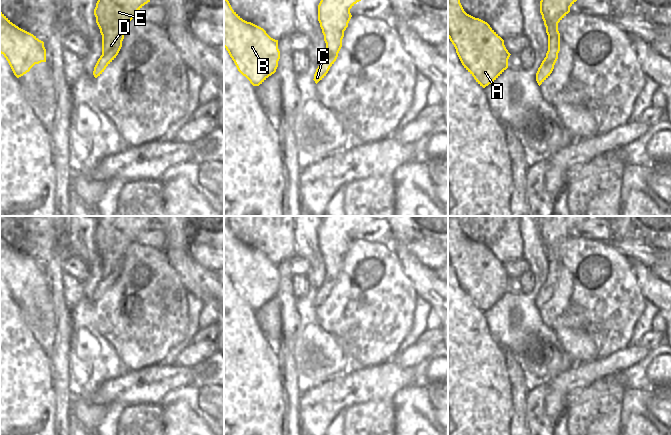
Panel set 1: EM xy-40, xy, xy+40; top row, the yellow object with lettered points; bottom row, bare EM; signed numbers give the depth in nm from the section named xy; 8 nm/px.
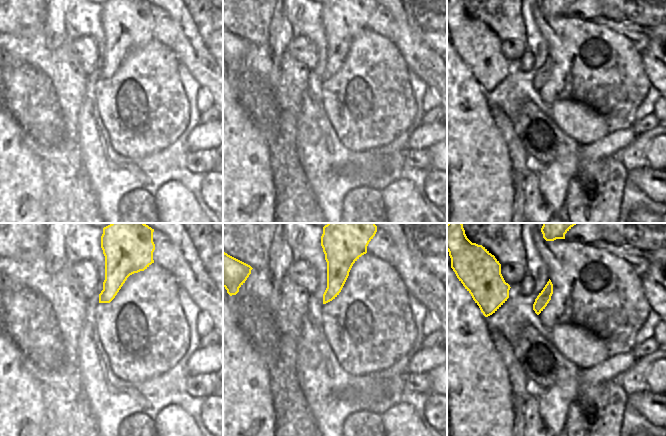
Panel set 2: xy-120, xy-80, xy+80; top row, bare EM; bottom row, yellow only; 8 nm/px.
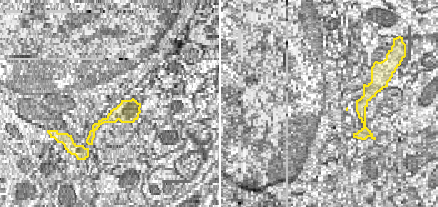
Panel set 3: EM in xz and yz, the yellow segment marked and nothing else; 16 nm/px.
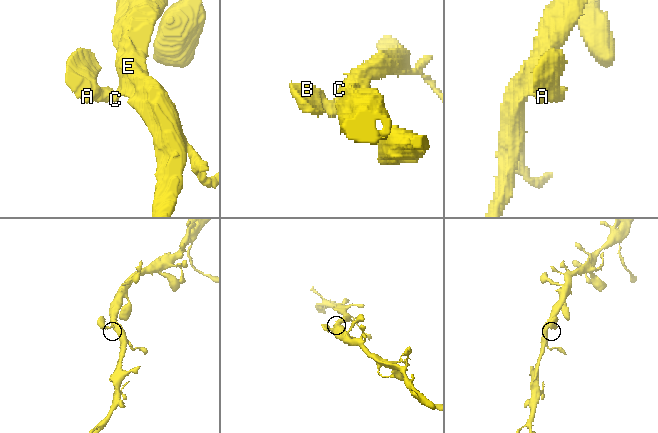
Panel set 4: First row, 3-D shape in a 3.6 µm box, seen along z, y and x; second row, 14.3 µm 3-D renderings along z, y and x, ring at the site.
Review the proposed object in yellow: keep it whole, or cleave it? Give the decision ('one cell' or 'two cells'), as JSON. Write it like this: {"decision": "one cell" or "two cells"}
{"decision": "one cell"}

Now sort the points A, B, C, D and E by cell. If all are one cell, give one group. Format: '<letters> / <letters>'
A B C D E

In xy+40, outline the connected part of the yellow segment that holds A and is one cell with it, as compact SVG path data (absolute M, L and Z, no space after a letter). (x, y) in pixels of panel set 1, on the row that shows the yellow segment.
M448 0L448 38L464 68L485 88L507 68L510 53L490 25L467 14L460 0Z

